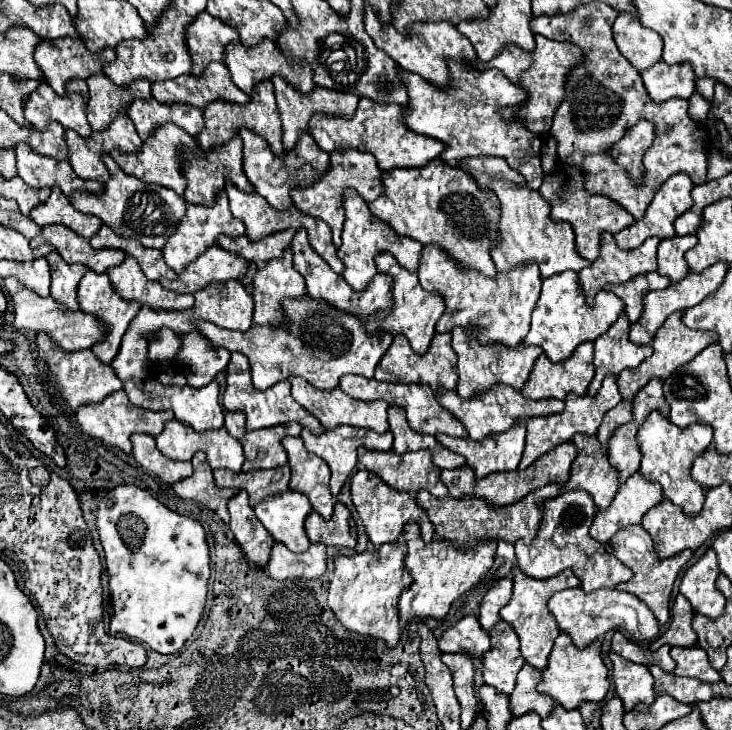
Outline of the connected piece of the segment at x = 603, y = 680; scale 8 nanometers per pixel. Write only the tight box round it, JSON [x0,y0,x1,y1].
[538,633,610,709]

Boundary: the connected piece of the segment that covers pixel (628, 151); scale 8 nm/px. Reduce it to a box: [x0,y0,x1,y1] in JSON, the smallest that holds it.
[612,121,654,181]

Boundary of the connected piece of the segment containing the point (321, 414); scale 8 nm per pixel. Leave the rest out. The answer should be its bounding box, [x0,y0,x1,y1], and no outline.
[290,377,390,433]

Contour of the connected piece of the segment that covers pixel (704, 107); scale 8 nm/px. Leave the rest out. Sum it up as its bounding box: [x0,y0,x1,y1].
[688,93,710,121]

